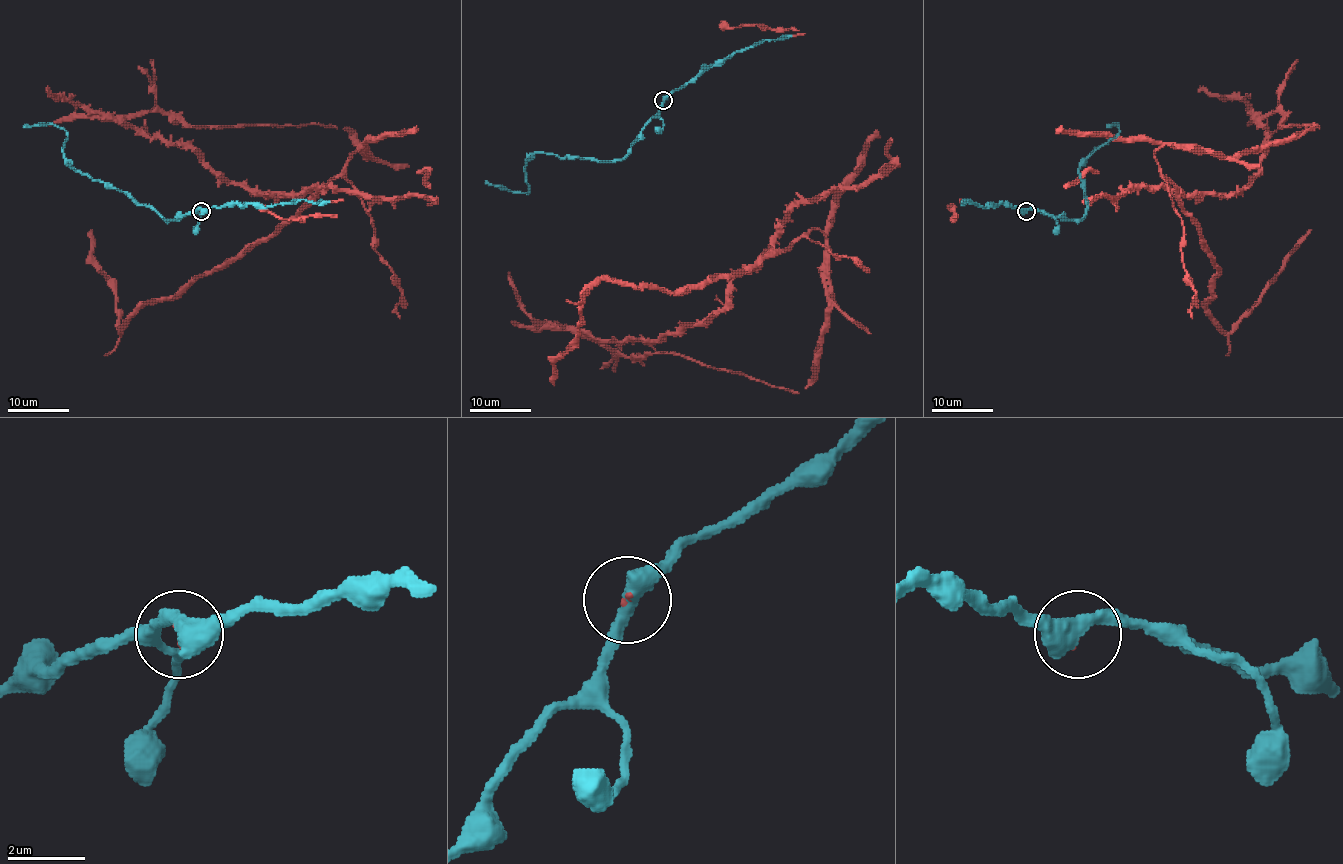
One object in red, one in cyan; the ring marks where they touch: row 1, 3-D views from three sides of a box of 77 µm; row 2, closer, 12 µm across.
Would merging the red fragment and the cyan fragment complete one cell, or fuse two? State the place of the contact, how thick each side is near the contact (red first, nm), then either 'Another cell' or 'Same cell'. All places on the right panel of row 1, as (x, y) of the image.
Place: (1026, 211). Thickness 50 nm (red) against 460 nm. Same cell

